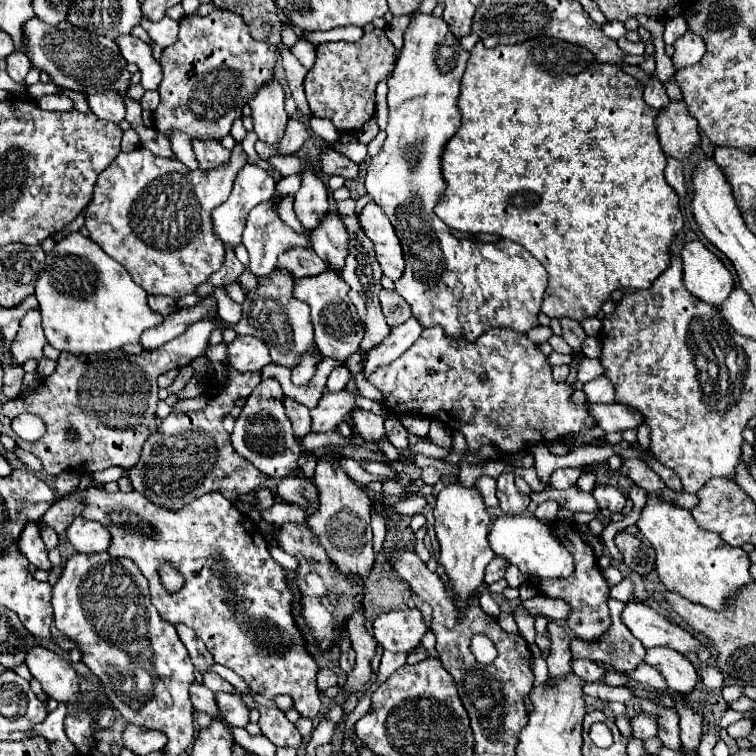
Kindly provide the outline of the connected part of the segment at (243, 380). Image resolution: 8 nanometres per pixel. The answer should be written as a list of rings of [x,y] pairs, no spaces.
[[[229,363],[227,365],[227,381],[223,385],[219,385],[219,389],[215,385],[209,385],[211,393],[207,399],[205,409],[201,411],[191,411],[191,413],[177,413],[173,419],[165,419],[161,423],[161,427],[157,427],[157,431],[161,435],[151,435],[145,445],[143,445],[143,453],[139,463],[129,469],[129,479],[133,483],[133,487],[143,493],[147,499],[151,499],[153,503],[163,503],[165,507],[171,509],[179,509],[181,505],[189,503],[191,499],[197,499],[201,495],[205,495],[207,491],[221,491],[223,495],[227,495],[229,501],[235,501],[251,491],[257,491],[261,487],[261,483],[267,479],[259,469],[251,467],[251,463],[247,463],[247,459],[243,459],[239,453],[235,453],[233,445],[231,445],[231,435],[223,429],[223,417],[235,407],[235,401],[239,397],[247,397],[261,381],[261,371],[255,373],[241,373],[237,369],[233,369]]]

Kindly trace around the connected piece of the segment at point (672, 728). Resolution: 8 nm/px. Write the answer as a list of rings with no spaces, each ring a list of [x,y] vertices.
[[[659,709],[659,719],[657,719],[657,727],[659,727],[659,737],[663,741],[663,745],[667,749],[673,751],[681,751],[681,737],[679,737],[679,717],[673,709]]]

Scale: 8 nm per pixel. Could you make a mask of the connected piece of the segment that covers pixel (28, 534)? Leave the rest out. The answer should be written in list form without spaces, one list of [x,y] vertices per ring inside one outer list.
[[[37,523],[25,525],[25,529],[21,531],[21,537],[17,541],[17,547],[37,569],[47,569],[47,571],[51,569],[51,563],[47,559],[47,549],[45,549],[45,543],[39,535]]]

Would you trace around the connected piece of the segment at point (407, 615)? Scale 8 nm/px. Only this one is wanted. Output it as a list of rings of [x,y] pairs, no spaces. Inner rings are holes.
[[[399,609],[381,613],[373,621],[373,637],[387,651],[411,651],[419,645],[429,627],[423,623],[419,609]]]

